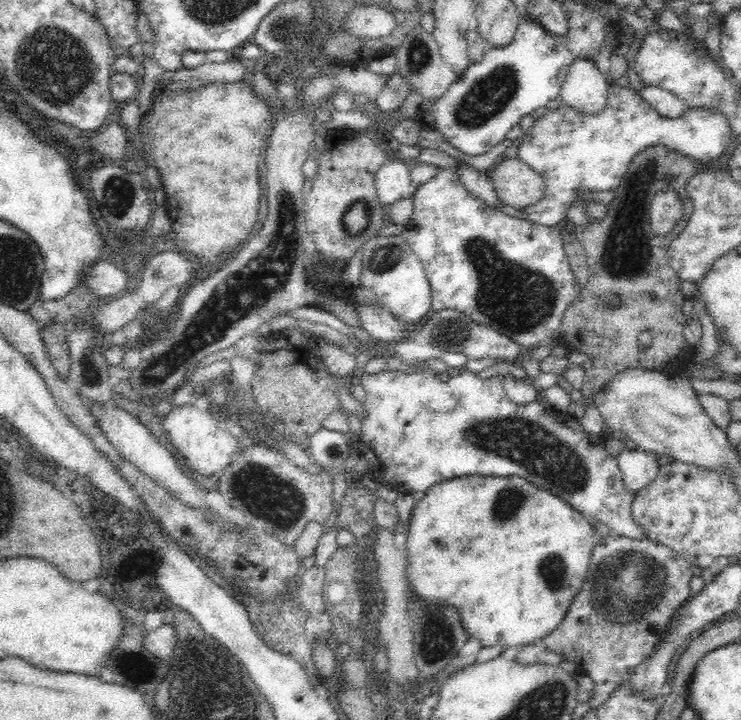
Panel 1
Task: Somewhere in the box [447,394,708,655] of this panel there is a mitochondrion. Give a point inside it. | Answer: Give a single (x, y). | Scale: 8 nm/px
(627, 586)

